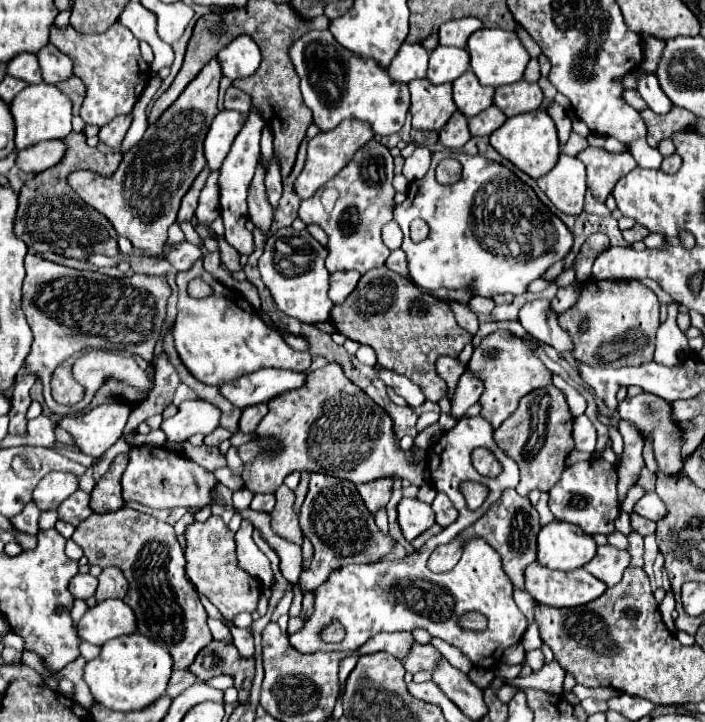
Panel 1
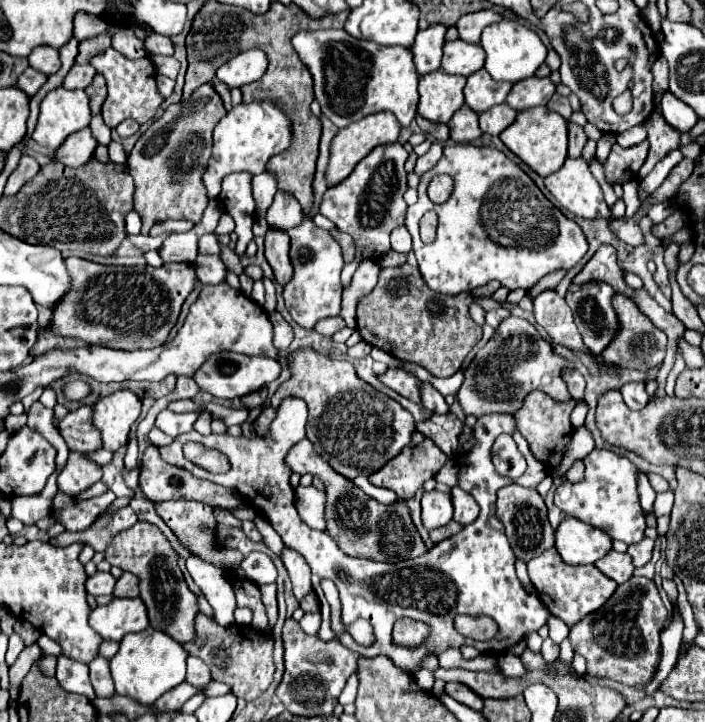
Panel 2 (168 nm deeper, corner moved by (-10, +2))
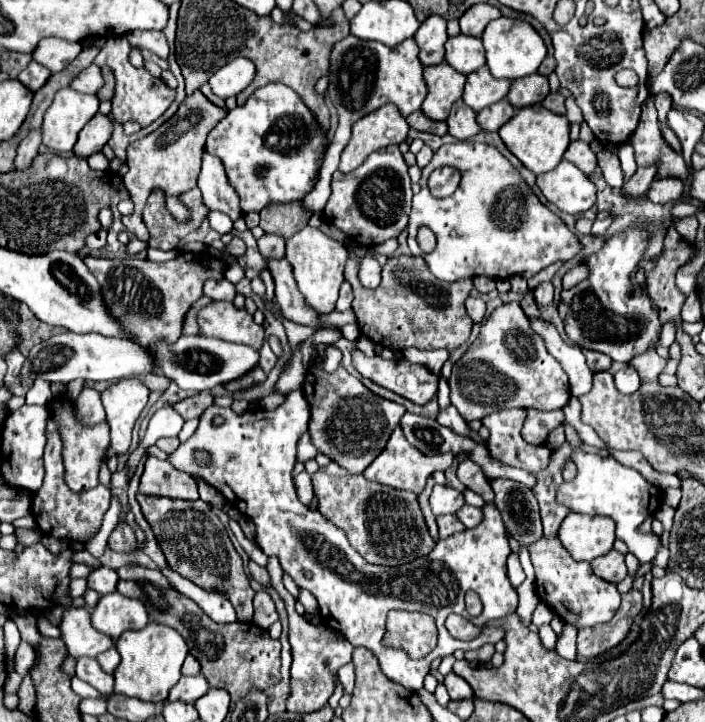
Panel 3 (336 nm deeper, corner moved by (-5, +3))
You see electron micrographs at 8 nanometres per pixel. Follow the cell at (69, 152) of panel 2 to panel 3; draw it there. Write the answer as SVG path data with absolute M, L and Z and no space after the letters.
M96 114L80 132L78 136L78 144L74 146L74 152L82 158L88 158L90 154L96 154L104 148L104 144L110 140L112 136L112 118L104 116L104 114Z

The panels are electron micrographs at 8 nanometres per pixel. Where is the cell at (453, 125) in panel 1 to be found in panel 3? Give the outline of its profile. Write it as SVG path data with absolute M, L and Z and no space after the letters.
M458 100L452 106L452 112L446 120L448 124L448 134L454 136L456 140L468 140L476 136L482 128L476 124L476 112L464 104L464 100Z

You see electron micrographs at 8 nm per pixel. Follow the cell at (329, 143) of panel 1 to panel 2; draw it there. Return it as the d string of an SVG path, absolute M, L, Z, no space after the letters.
M387 111L375 113L375 115L367 115L361 121L355 121L351 125L339 129L337 135L331 141L331 147L329 147L329 165L327 165L327 171L325 171L325 183L327 183L327 187L333 187L333 185L341 183L355 169L355 165L371 149L375 149L377 145L385 145L385 143L397 141L399 129L401 129L401 125L395 121L395 115L391 115Z

